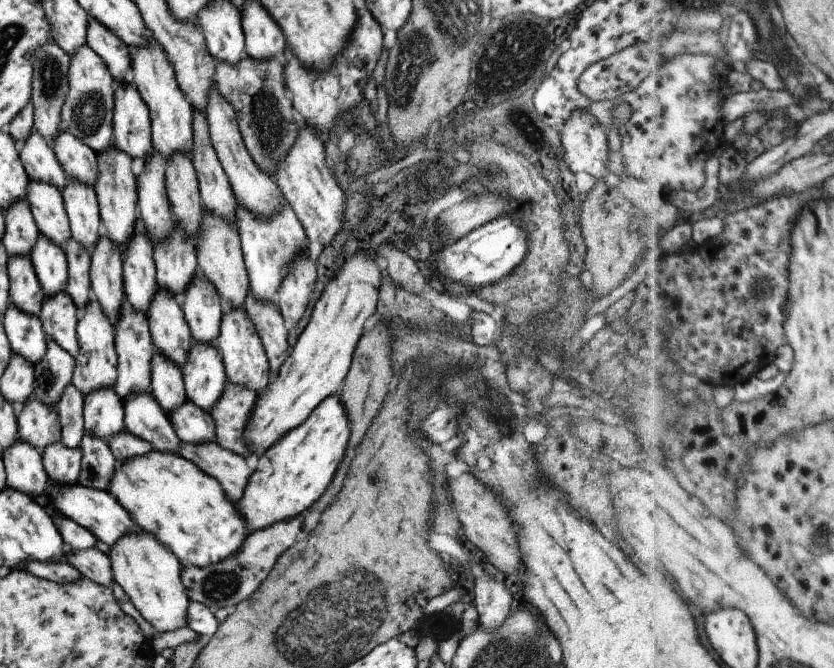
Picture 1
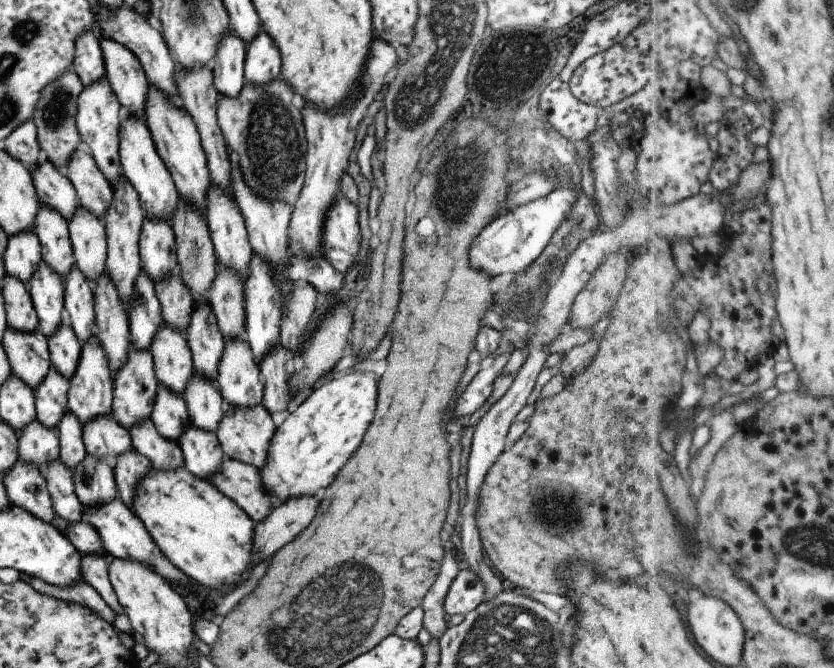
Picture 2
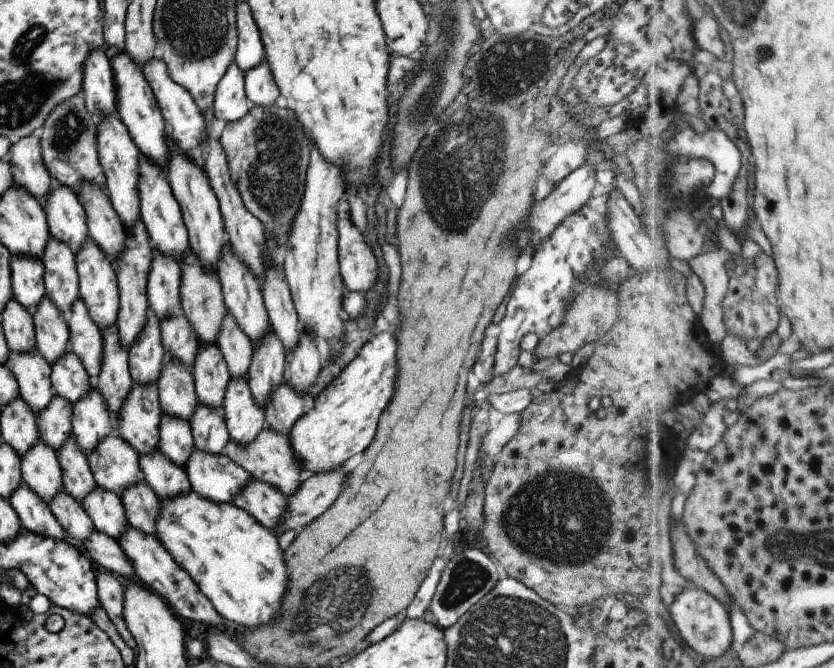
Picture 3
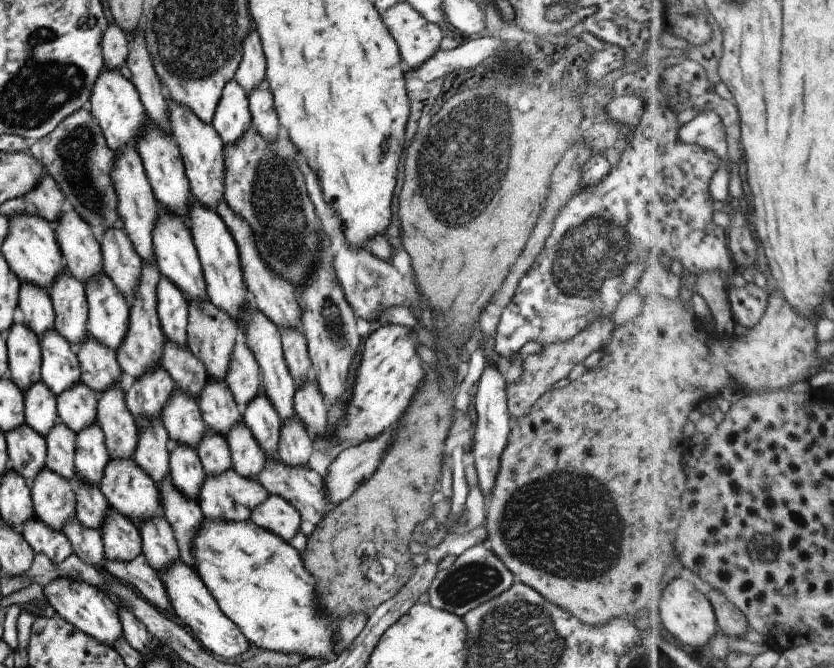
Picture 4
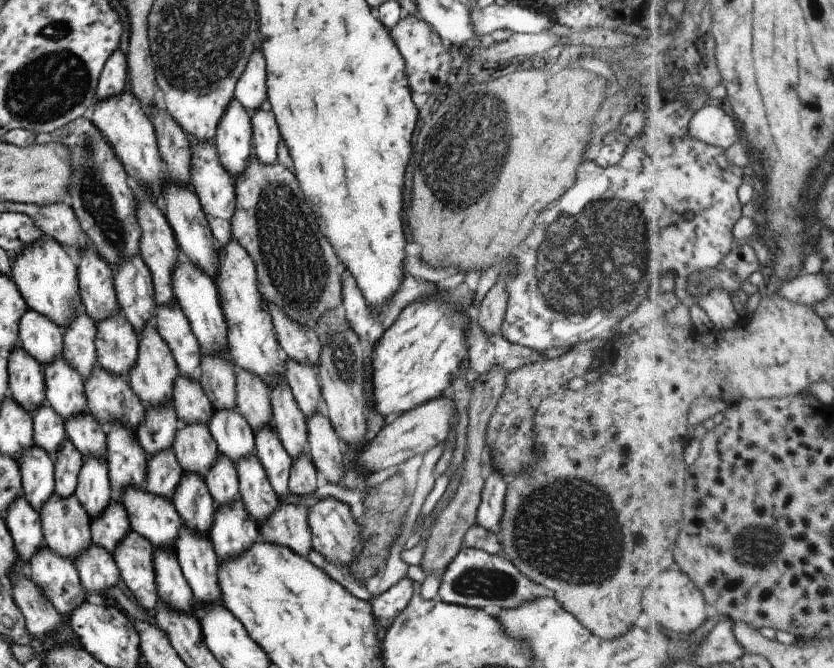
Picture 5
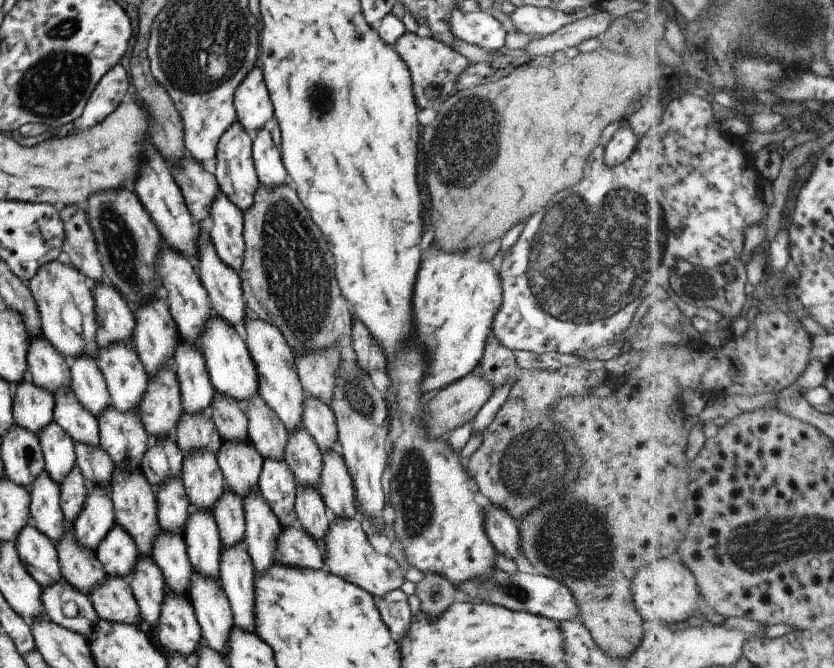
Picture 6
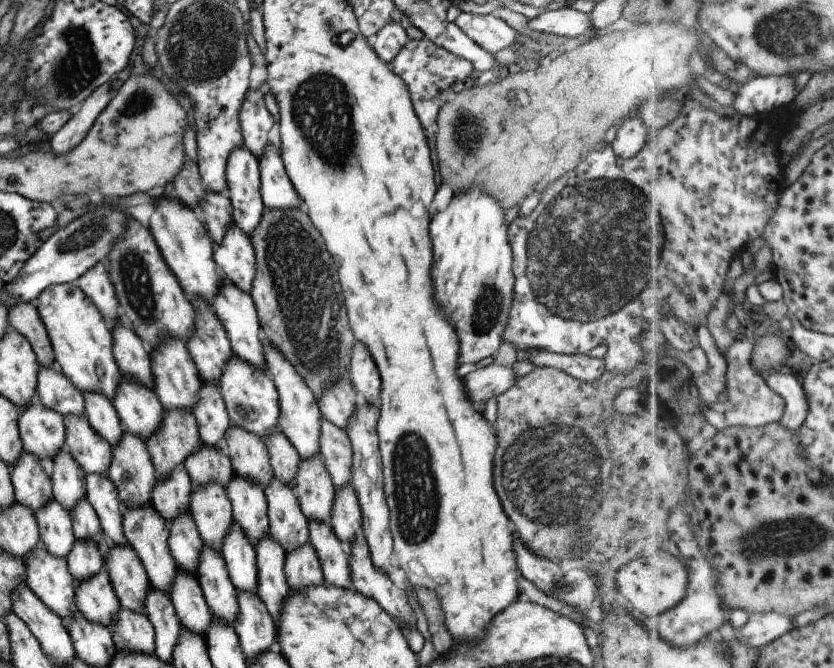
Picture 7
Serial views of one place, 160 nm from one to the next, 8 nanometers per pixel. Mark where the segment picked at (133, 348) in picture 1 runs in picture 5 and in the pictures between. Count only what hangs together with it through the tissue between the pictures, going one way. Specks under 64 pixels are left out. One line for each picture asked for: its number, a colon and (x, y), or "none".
2: (134, 386)
3: (137, 419)
4: (151, 450)
5: (162, 471)

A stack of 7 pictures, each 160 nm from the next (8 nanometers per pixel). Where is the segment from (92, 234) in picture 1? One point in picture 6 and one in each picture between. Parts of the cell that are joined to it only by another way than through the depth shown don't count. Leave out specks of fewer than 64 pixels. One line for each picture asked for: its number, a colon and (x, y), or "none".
2: (86, 233)
3: (97, 285)
4: (107, 319)
5: (115, 342)
6: (125, 378)

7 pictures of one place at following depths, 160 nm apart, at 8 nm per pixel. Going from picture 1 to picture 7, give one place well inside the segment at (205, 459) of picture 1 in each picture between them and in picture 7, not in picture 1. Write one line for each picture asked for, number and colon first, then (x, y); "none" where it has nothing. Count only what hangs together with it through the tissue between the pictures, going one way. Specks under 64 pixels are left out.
2: (238, 481)
3: (263, 502)
4: (274, 514)
5: (286, 526)
6: (294, 547)
7: (301, 567)

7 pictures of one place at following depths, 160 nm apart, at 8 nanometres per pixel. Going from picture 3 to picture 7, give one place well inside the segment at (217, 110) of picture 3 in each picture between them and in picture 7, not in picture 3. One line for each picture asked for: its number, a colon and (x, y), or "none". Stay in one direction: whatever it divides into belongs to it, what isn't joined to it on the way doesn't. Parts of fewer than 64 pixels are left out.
4: (231, 118)
5: (233, 134)
6: (235, 175)
7: (241, 173)

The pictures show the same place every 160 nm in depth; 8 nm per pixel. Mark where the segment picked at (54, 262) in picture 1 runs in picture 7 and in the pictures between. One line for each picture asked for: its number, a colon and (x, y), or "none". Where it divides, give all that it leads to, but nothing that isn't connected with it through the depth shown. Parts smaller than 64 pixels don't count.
2: (45, 286)
3: (51, 331)
4: (59, 369)
5: (63, 386)
6: (78, 423)
7: (92, 453)

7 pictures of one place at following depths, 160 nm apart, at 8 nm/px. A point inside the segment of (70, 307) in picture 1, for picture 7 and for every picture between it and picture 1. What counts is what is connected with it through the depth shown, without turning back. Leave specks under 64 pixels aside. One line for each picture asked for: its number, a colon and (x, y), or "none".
2: (63, 346)
3: (68, 379)
4: (76, 407)
5: (88, 436)
6: (94, 463)
7: (99, 491)

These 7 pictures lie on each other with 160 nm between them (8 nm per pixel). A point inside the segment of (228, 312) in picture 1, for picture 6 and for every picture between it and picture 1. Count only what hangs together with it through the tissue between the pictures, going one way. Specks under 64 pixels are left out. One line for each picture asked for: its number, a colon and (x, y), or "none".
2: (238, 376)
3: (243, 418)
4: (247, 458)
5: (259, 499)
6: (261, 527)

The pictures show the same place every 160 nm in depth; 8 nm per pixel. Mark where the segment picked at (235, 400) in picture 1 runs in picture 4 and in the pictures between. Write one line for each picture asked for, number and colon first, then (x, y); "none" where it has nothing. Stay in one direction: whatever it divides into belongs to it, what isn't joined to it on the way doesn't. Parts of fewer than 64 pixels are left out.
2: (244, 432)
3: (267, 457)
4: (300, 485)

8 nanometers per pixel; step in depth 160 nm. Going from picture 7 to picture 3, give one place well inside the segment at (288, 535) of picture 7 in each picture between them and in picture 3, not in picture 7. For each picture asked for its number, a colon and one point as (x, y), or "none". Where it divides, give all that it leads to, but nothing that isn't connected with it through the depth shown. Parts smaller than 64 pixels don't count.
3: (265, 368)
4: (259, 416)
5: (275, 461)
6: (276, 482)

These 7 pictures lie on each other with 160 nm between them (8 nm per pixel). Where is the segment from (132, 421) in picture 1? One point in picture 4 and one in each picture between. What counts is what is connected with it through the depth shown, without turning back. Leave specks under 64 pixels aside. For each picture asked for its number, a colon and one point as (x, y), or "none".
2: (163, 453)
3: (166, 480)
4: (182, 513)

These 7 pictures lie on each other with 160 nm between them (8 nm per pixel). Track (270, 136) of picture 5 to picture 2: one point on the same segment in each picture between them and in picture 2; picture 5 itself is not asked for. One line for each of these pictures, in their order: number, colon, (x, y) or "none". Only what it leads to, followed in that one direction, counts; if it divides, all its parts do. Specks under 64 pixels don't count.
2: (261, 64)
3: (259, 86)
4: (263, 115)

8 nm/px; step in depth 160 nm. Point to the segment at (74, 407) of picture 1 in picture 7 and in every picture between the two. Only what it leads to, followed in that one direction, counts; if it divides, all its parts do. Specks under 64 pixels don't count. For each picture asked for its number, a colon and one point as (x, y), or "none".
2: (71, 451)
3: (77, 480)
4: (90, 508)
5: (106, 530)
6: (116, 552)
7: (128, 578)

